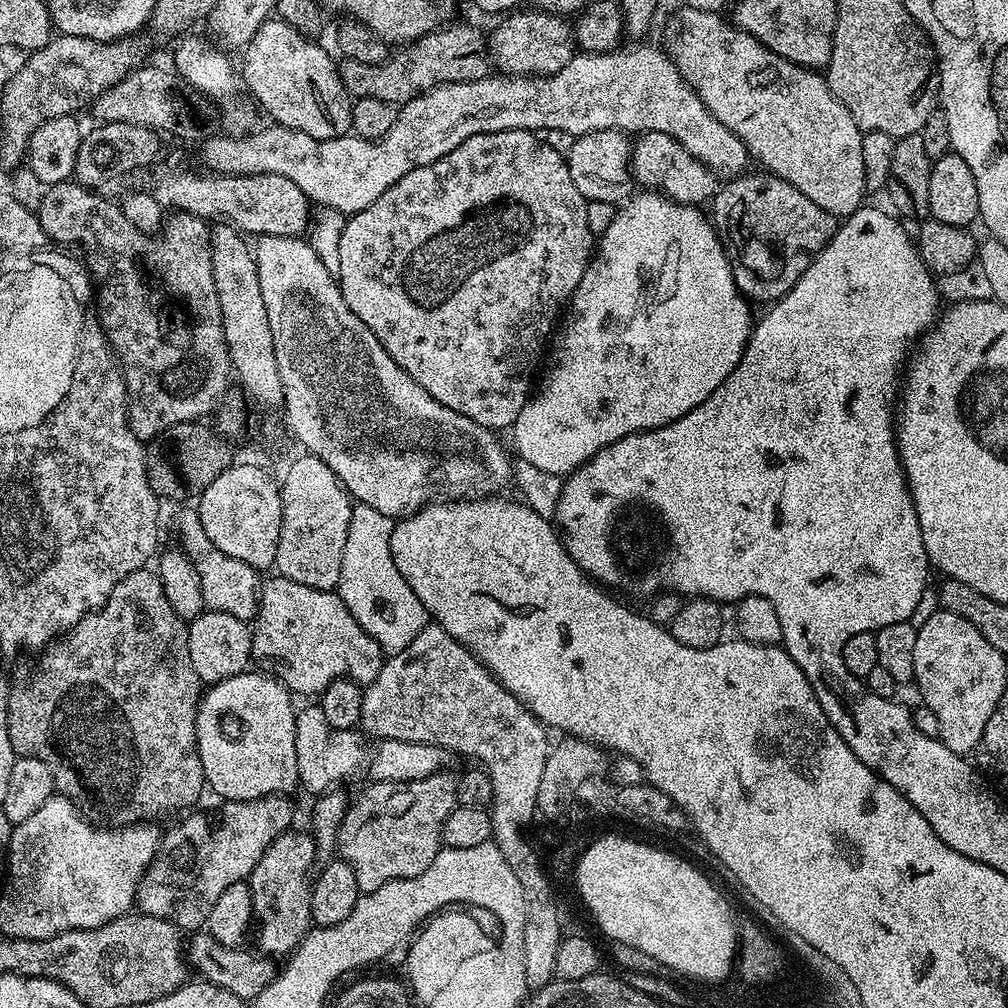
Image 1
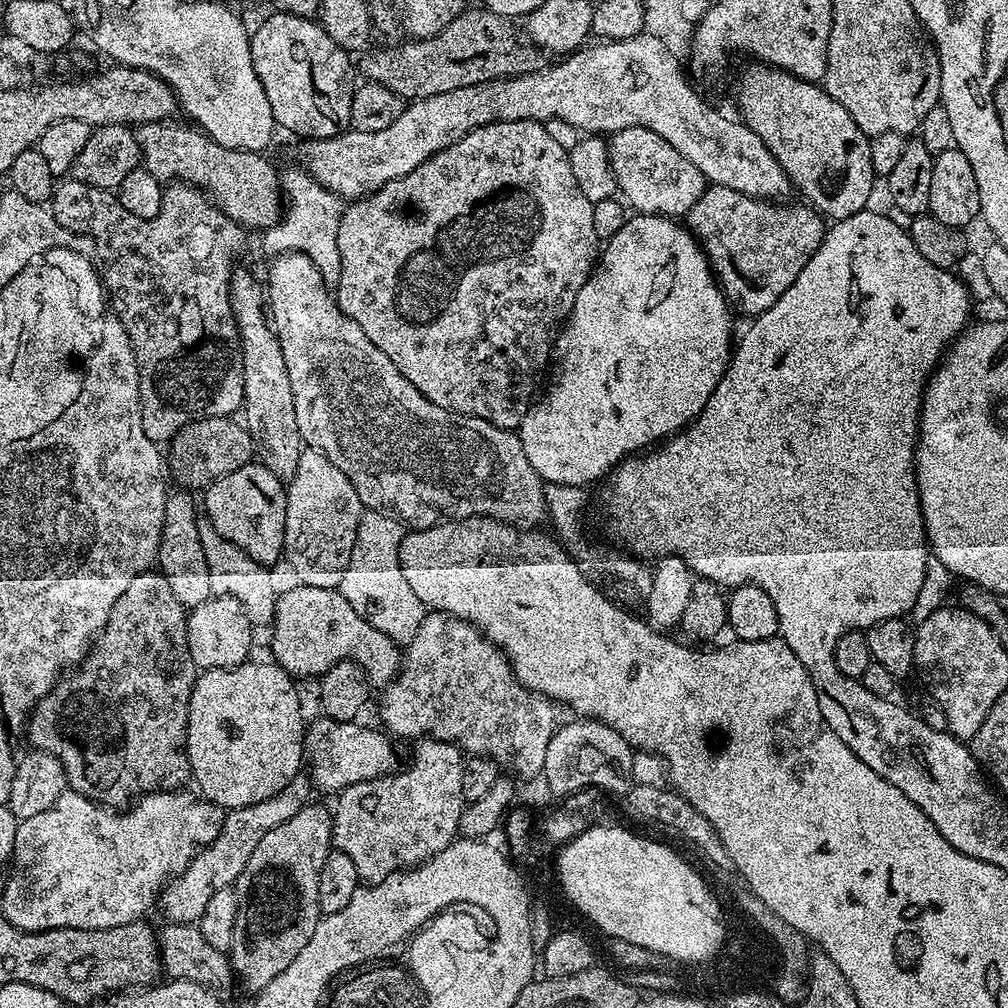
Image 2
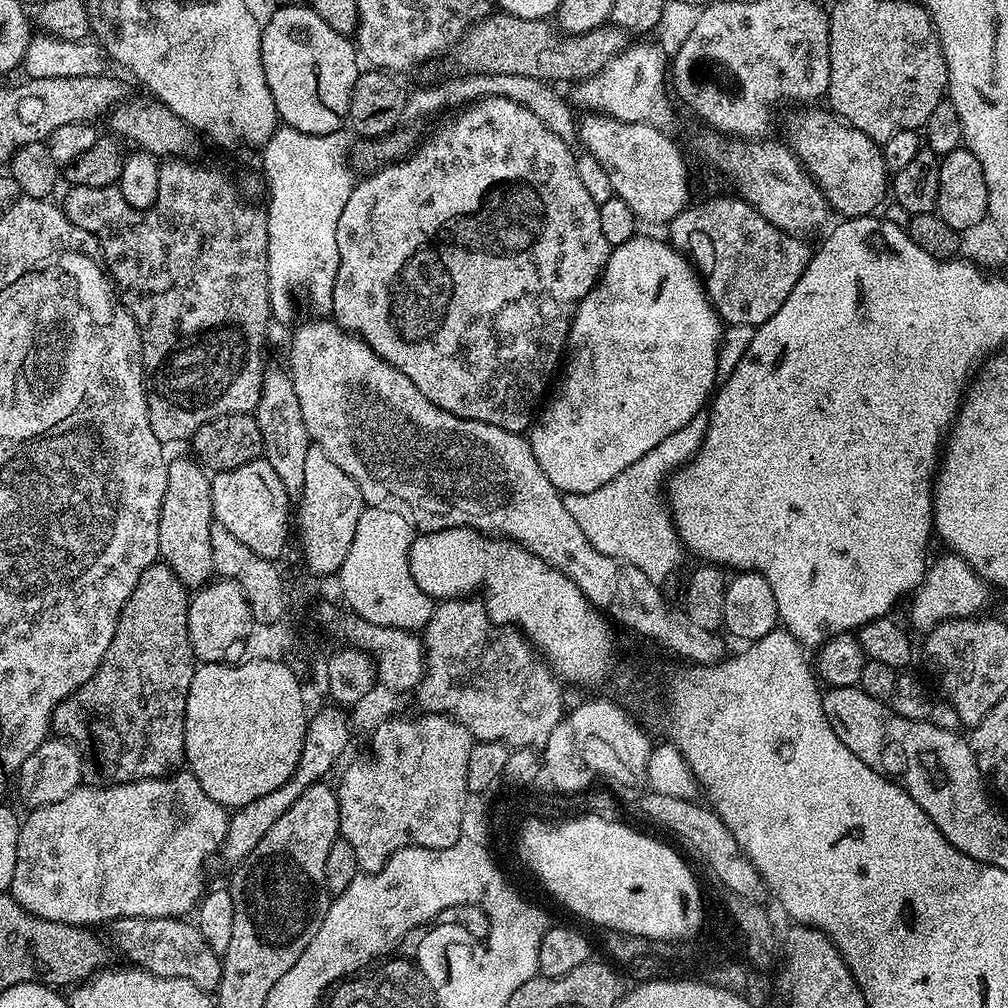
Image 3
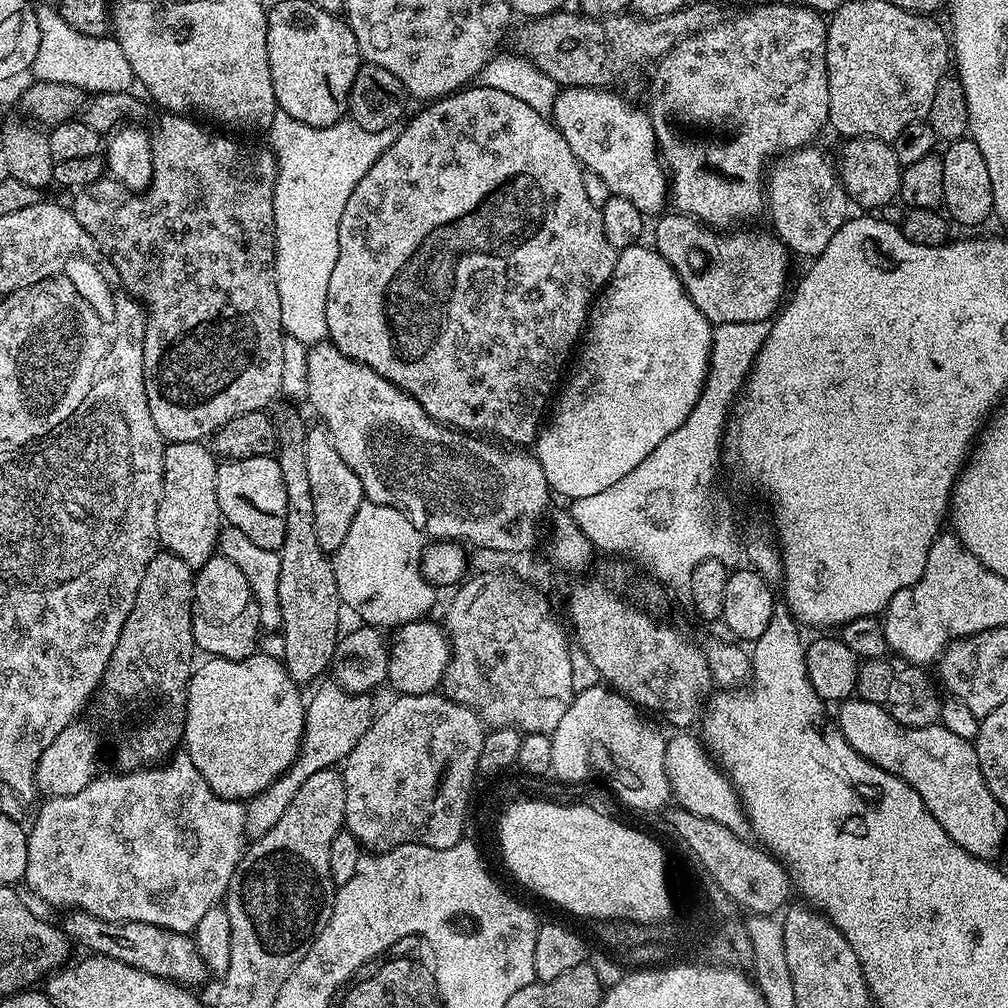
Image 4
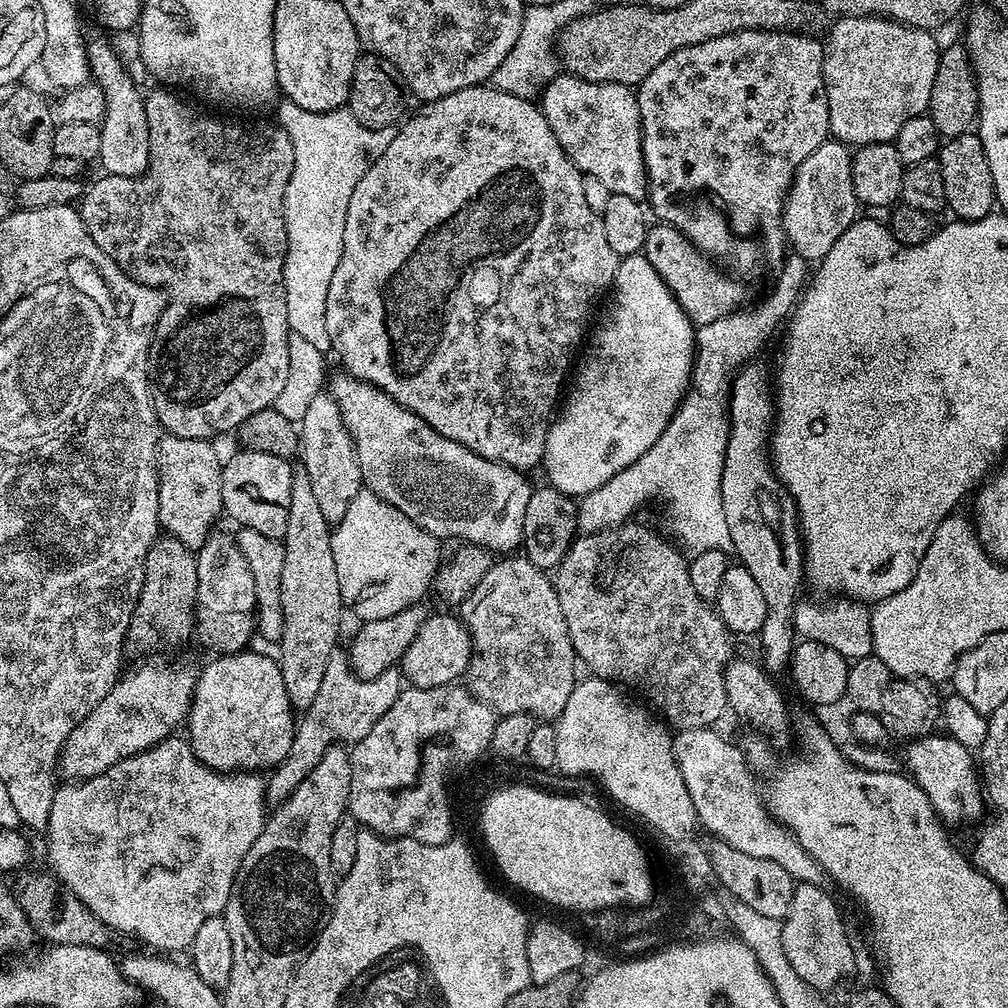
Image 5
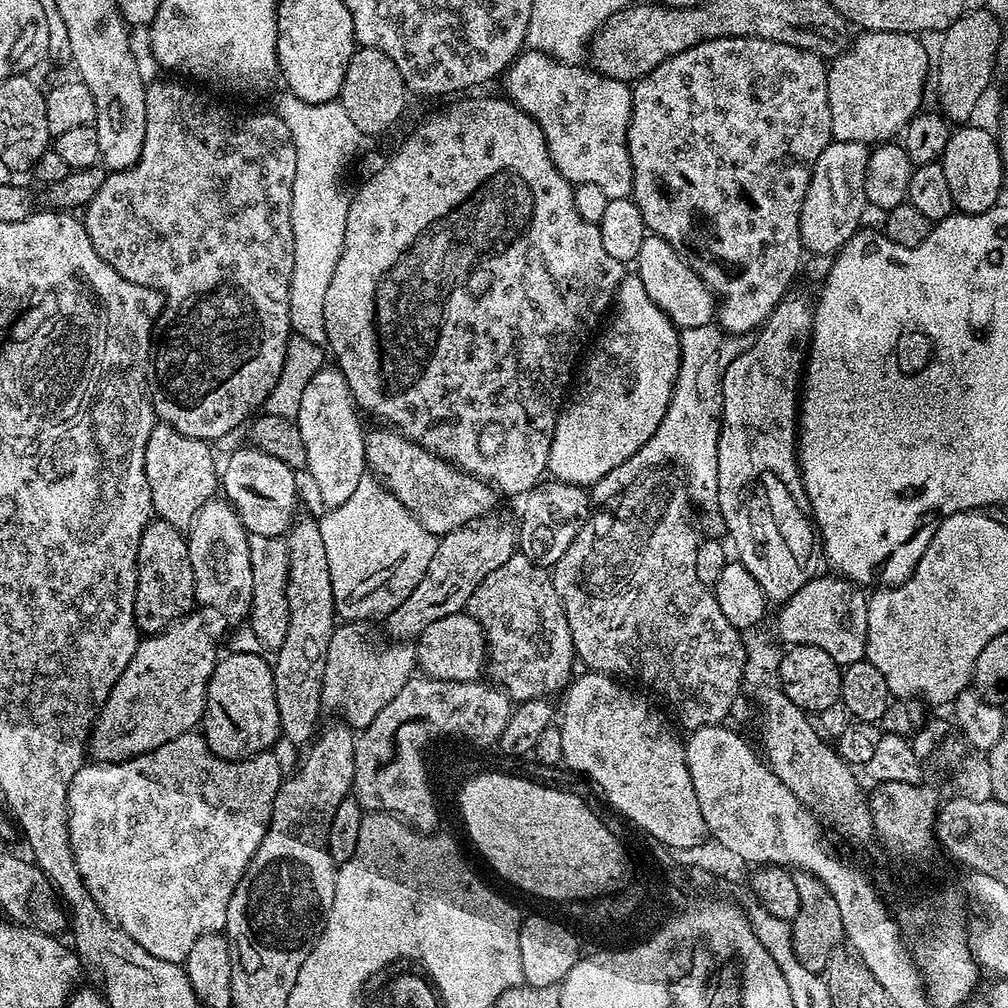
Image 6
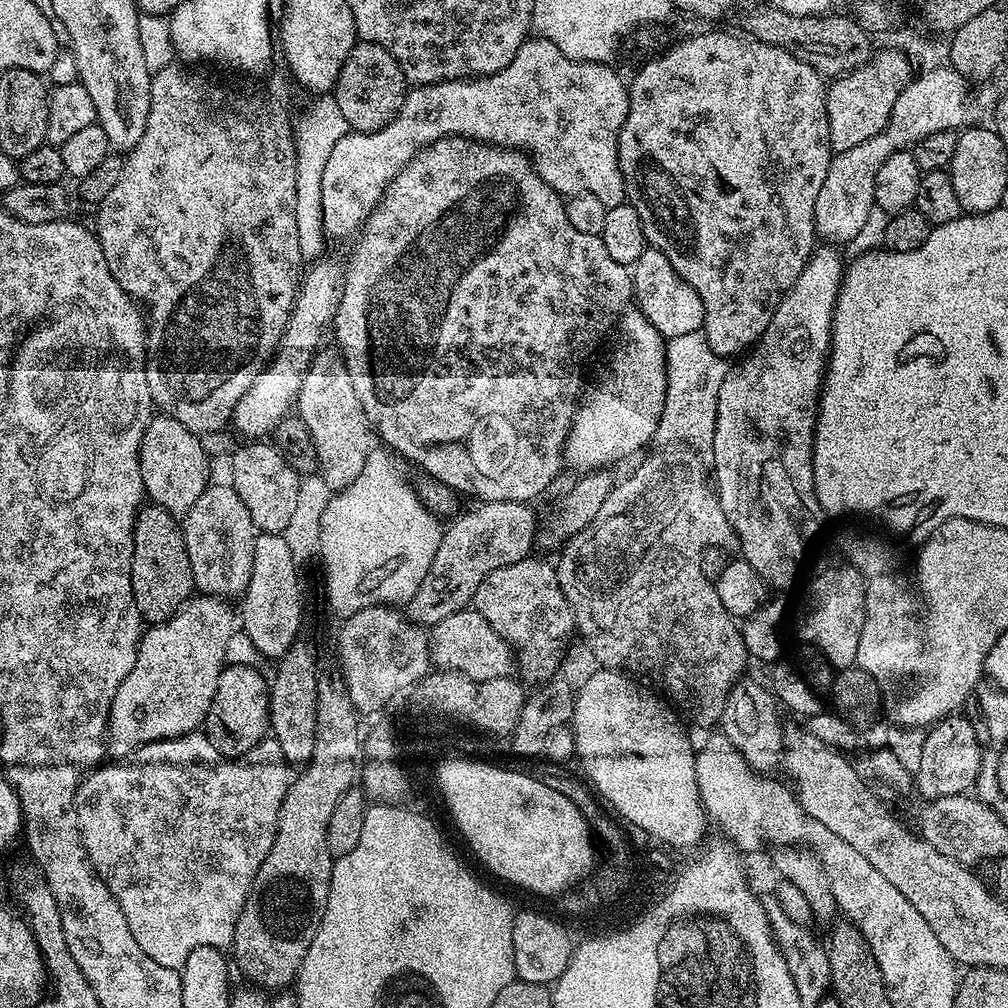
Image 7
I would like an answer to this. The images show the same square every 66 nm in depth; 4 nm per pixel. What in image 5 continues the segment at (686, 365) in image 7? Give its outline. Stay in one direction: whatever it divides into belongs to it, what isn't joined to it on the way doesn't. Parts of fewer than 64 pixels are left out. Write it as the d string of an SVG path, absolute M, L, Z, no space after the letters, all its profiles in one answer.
M795 254L789 255L776 278L772 296L766 297L760 308L749 307L747 310L733 312L731 316L718 318L718 322L702 324L696 328L696 358L692 362L692 381L688 384L684 400L670 418L666 430L662 430L662 438L658 438L658 442L654 442L654 446L650 446L650 450L646 450L646 454L642 454L638 462L630 462L630 466L626 466L626 470L618 470L618 474L614 474L610 482L579 497L576 522L581 533L599 534L631 521L644 496L660 496L664 503L664 512L668 515L671 539L685 553L695 554L706 550L722 550L727 554L732 552L730 526L726 523L726 510L722 510L722 466L732 425L732 420L728 417L728 407L732 401L732 378L745 364L759 357L756 355L759 354L760 347L775 334L780 323L781 327L791 317L810 283L810 261Z

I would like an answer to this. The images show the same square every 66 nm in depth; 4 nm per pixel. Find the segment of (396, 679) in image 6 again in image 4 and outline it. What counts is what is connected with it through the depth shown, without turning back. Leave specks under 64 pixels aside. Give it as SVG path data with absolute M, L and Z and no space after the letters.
M327 682L311 697L306 700L304 710L304 733L300 739L300 752L296 760L278 777L273 784L266 786L251 800L247 801L244 810L244 835L255 838L266 834L282 814L286 814L286 806L294 802L294 794L306 783L306 778L318 774L318 770L336 768L348 757L350 750L366 734L366 730L372 724L374 711L372 712L373 697L368 694L358 695L342 690L334 682Z

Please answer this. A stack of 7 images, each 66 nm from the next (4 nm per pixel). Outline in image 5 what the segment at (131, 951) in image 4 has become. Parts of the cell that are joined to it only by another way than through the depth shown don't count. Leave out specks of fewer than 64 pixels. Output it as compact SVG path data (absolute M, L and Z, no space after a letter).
M24 870L15 877L16 901L22 906L26 918L32 924L37 937L49 945L90 946L91 948L111 949L114 933L107 928L90 909L72 892L67 892L55 876L44 872Z

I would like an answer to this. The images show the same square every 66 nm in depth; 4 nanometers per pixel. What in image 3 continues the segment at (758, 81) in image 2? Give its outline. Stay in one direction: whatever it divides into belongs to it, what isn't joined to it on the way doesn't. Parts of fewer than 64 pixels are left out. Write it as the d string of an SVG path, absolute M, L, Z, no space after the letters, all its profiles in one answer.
M808 106L793 112L796 113L788 120L786 143L822 190L829 209L840 218L873 215L890 192L890 170L884 161L883 147L862 134L862 130L851 128L827 107Z

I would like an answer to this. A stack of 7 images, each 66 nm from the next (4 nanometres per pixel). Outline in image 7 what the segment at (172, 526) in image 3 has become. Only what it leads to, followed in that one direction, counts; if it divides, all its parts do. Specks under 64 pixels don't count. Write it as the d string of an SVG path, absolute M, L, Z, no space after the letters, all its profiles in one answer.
M163 414L153 415L143 432L139 458L144 495L177 518L184 518L210 485L208 456L199 440L197 433L186 430L177 419Z

